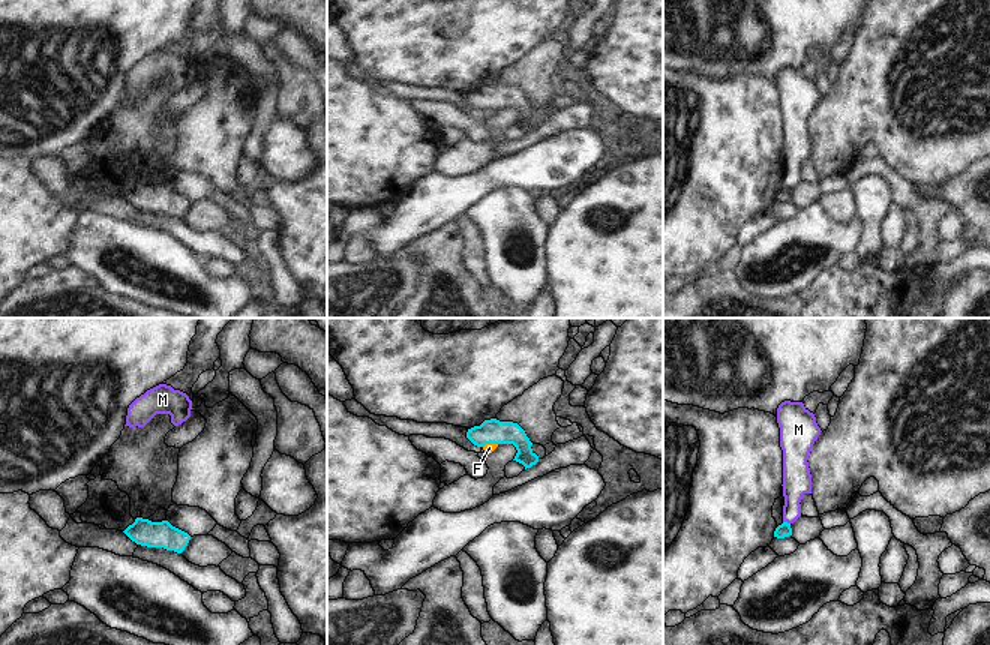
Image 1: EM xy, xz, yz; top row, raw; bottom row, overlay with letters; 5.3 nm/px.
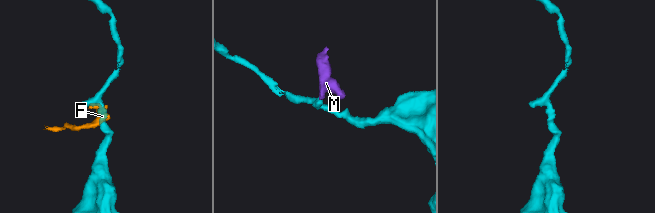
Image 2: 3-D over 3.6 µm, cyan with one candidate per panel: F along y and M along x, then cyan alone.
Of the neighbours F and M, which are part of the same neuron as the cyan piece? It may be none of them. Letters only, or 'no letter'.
no letter

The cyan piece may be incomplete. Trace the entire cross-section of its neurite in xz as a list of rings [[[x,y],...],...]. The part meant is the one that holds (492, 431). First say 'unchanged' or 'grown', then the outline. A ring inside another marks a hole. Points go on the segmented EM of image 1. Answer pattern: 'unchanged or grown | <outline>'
unchanged | [[[496,418],[484,420],[480,426],[468,429],[466,438],[477,447],[486,444],[513,444],[518,450],[513,460],[531,468],[538,462],[538,456],[532,452],[532,442],[525,430],[513,422],[500,422]]]

